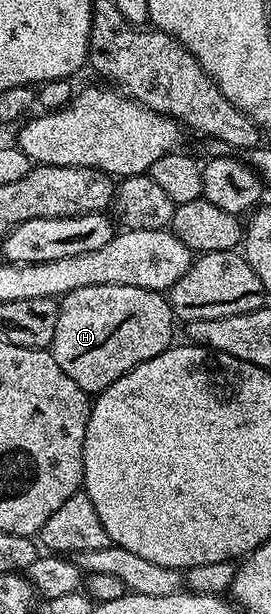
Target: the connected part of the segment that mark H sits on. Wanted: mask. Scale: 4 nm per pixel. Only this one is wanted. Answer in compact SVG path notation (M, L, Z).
M115 285L79 287L58 301L56 335L49 352L54 354L56 363L60 363L60 371L64 371L72 383L76 383L88 395L97 395L140 363L156 359L156 355L170 348L175 340L174 325L176 318L169 300L157 289Z

